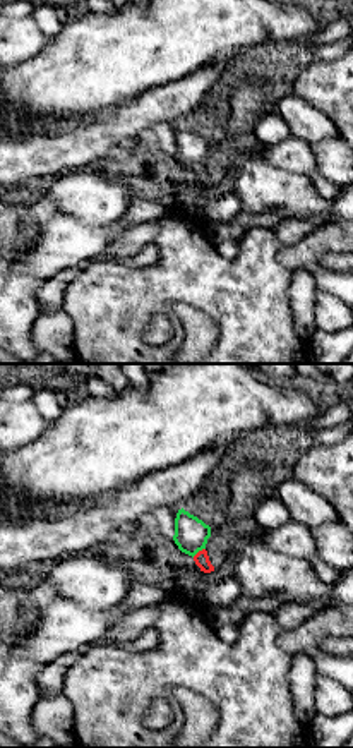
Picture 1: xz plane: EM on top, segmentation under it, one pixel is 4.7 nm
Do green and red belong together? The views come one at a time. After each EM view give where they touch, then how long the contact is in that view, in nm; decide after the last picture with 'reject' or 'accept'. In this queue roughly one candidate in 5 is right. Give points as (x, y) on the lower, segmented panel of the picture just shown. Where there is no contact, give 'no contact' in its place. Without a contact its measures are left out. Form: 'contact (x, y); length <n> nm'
contact (197, 551); length 80 nm

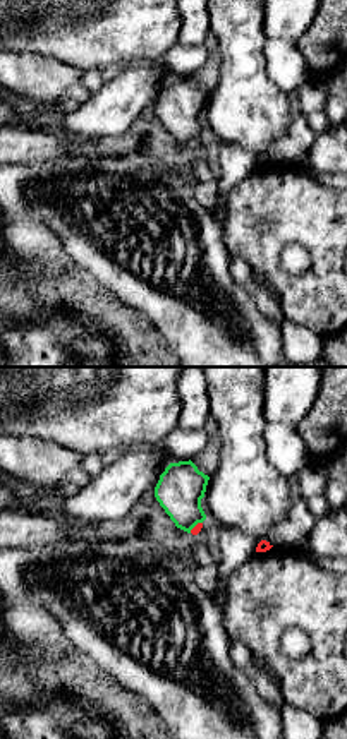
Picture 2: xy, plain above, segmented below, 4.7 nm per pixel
contact (194, 525); length 80 nm

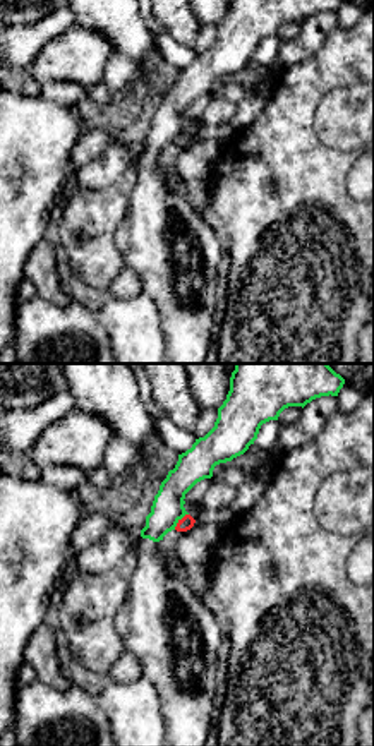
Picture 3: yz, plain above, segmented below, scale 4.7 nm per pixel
contact (177, 522); length 100 nm

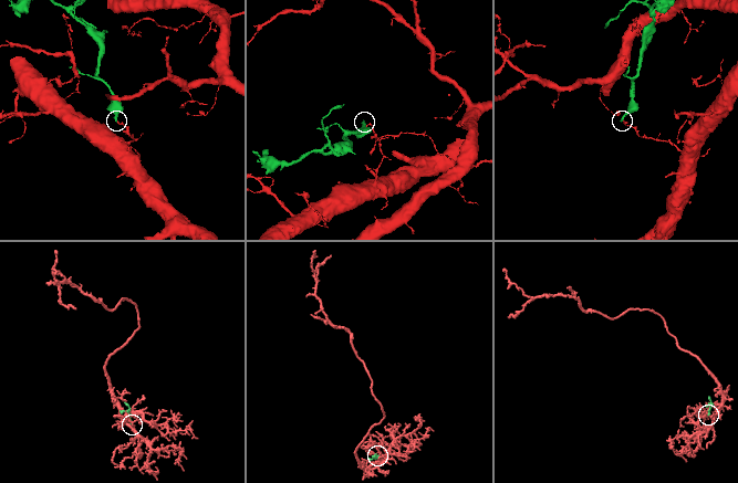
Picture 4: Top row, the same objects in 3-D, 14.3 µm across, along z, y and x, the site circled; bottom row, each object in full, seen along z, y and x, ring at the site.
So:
reject

